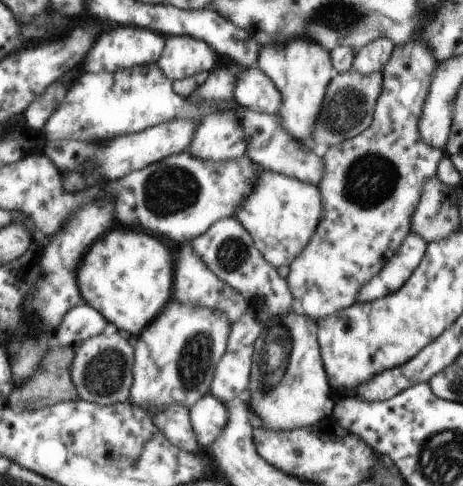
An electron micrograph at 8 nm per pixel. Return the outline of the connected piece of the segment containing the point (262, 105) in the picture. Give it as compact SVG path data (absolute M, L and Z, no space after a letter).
M256 65L238 74L234 99L236 104L259 113L278 114L282 106L278 88Z

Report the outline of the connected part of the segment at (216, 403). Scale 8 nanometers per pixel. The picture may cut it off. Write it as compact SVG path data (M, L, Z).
M204 395L189 408L192 430L200 446L210 446L226 426L228 412L224 403L213 396Z

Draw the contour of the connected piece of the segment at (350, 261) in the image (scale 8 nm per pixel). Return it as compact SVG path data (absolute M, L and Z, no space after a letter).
M408 42L408 44L402 44L402 46L395 46L393 48L392 56L389 58L386 66L382 70L382 92L378 96L378 100L375 102L374 114L372 124L368 126L368 130L360 132L358 136L354 138L342 141L340 144L332 145L328 148L328 151L323 156L323 168L324 178L320 180L318 188L322 196L322 218L318 222L318 228L312 236L312 240L308 243L308 246L304 248L297 259L289 266L290 272L287 277L288 288L293 294L296 302L295 311L302 316L309 316L312 320L320 320L320 318L326 318L326 316L332 316L334 312L340 312L343 308L348 308L356 303L358 298L358 292L364 284L368 284L382 268L384 264L394 256L408 233L410 232L410 218L418 206L418 200L420 200L422 186L429 178L437 174L438 162L445 154L443 150L438 148L432 148L430 144L422 142L420 136L420 130L418 130L418 124L420 124L420 118L422 118L422 109L430 90L432 80L434 80L434 72L438 68L439 63L434 58L434 52L428 48L426 42Z

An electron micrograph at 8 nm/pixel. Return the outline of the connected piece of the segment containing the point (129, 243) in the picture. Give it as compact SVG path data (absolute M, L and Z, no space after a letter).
M110 230L90 246L78 264L78 292L88 306L104 316L112 329L126 330L136 338L173 299L175 257L162 242L140 231Z

